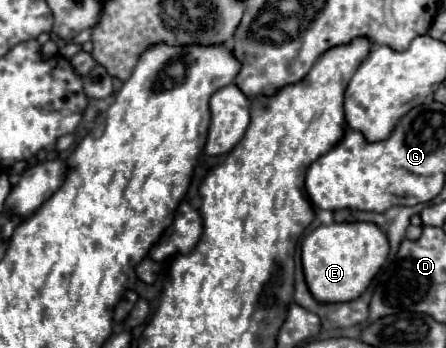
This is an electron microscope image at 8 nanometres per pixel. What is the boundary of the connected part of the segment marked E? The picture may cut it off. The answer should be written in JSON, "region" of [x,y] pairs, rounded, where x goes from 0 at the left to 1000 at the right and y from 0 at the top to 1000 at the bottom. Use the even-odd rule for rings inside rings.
{"region":[[[794,635],[717,647],[677,693],[677,767],[686,813],[700,848],[722,871],[767,871],[803,859],[821,836],[848,773],[861,761],[870,721],[874,704],[865,670],[839,641]]]}

